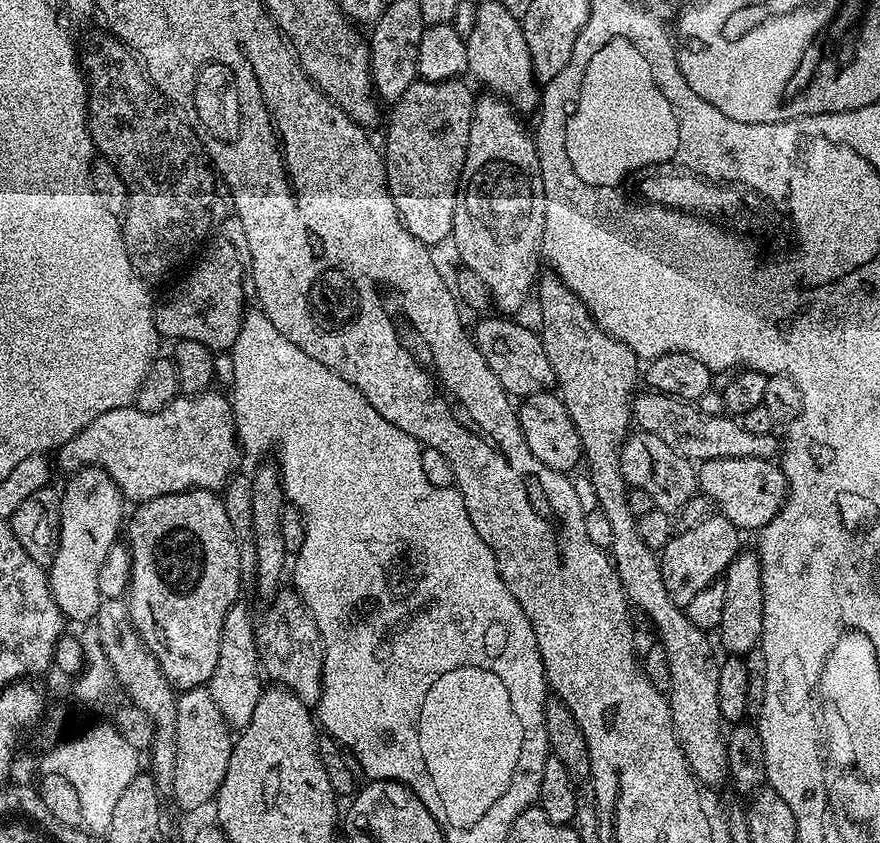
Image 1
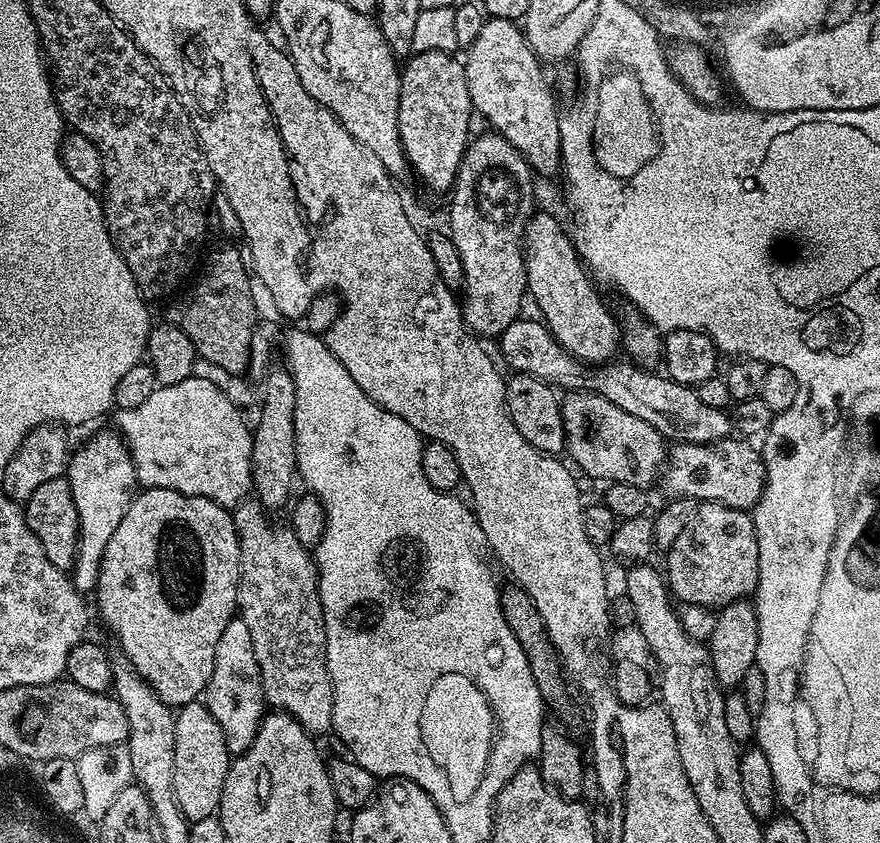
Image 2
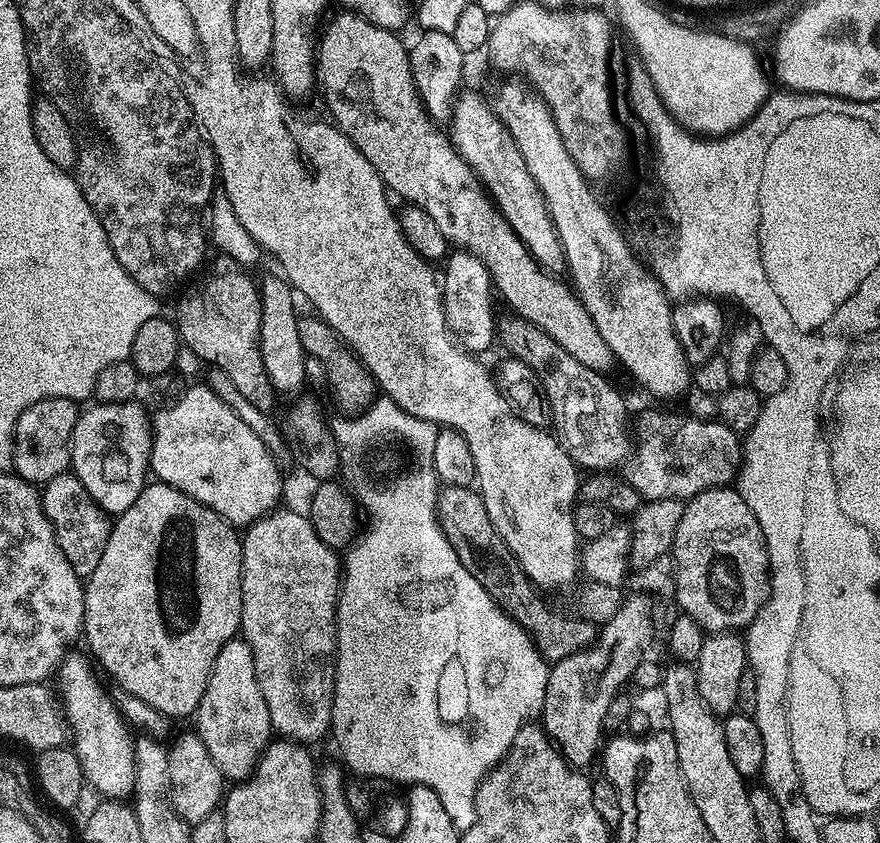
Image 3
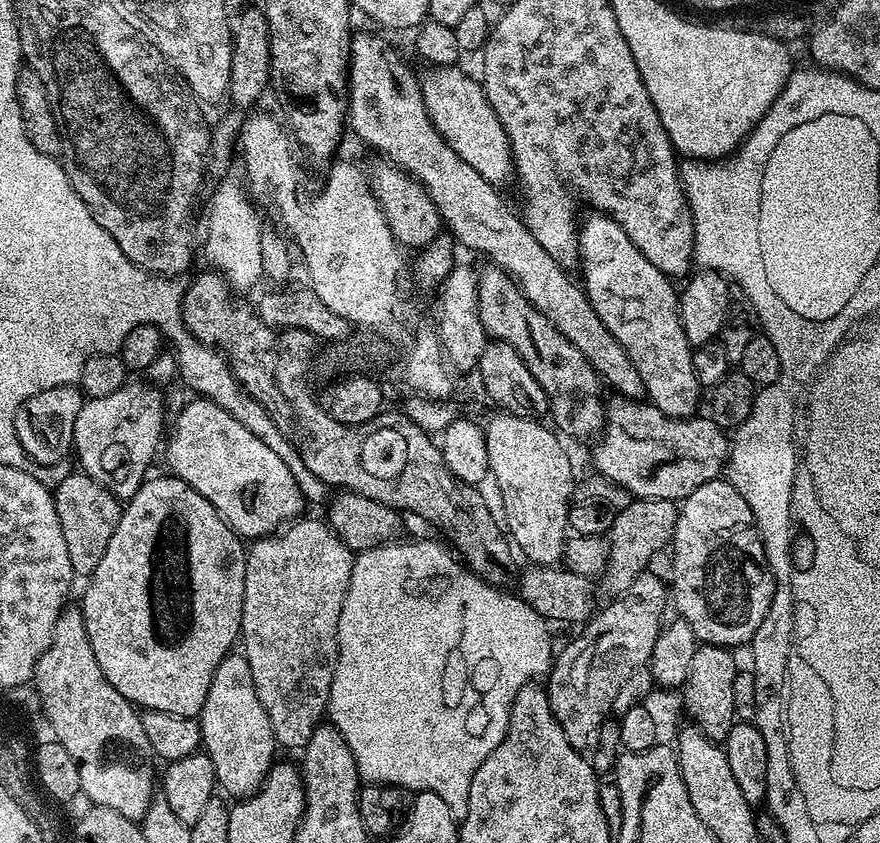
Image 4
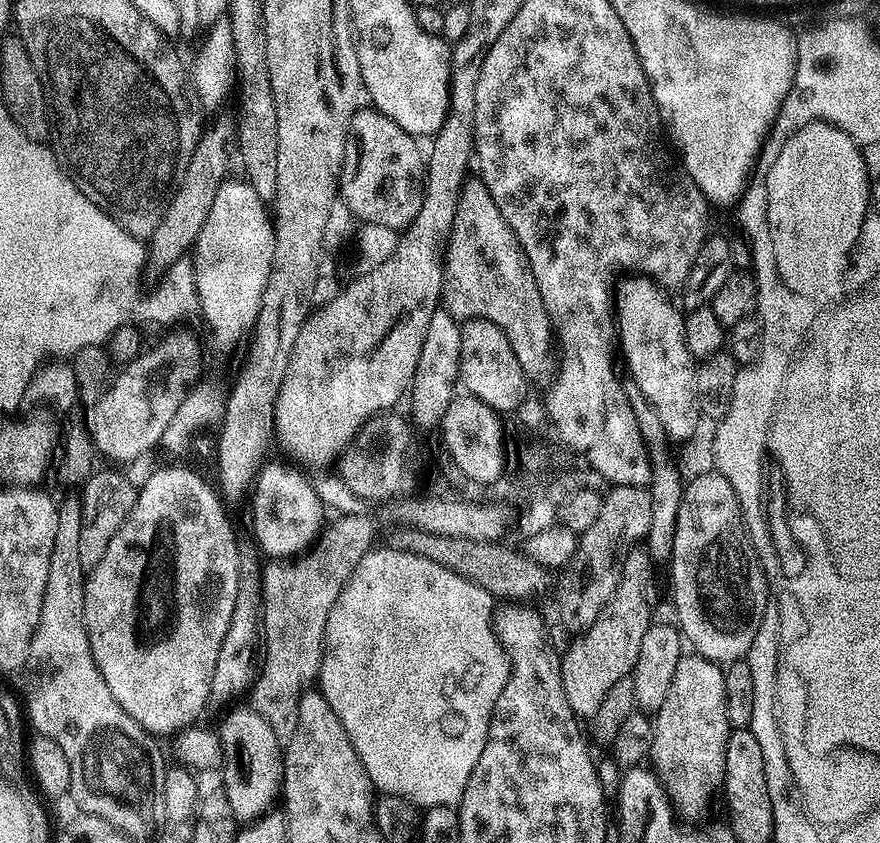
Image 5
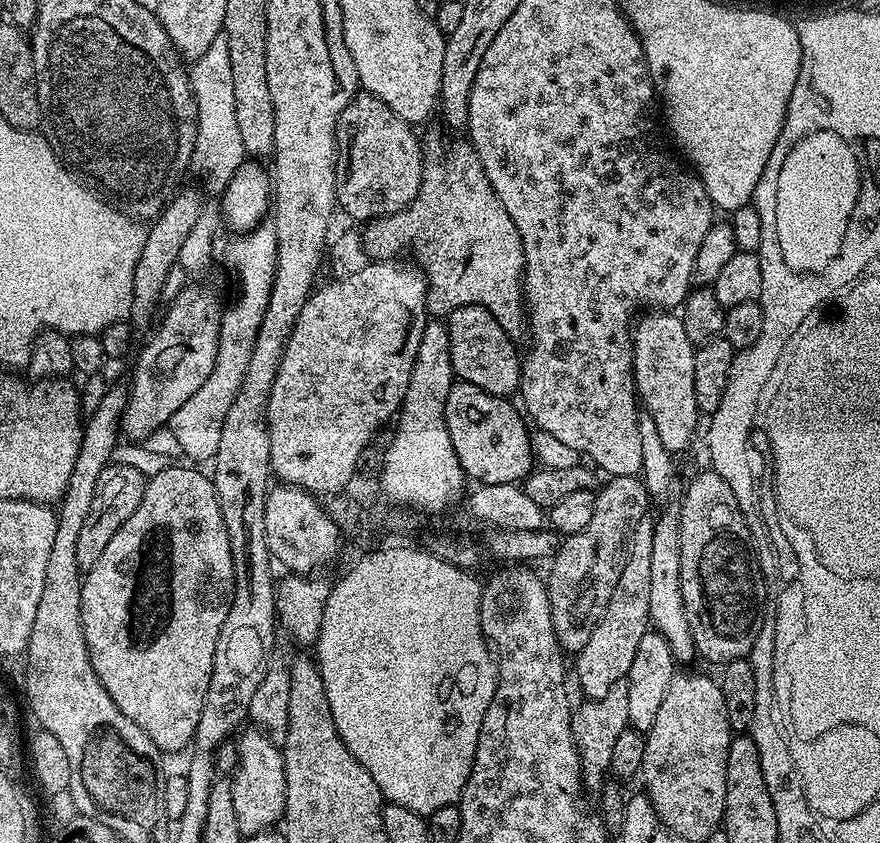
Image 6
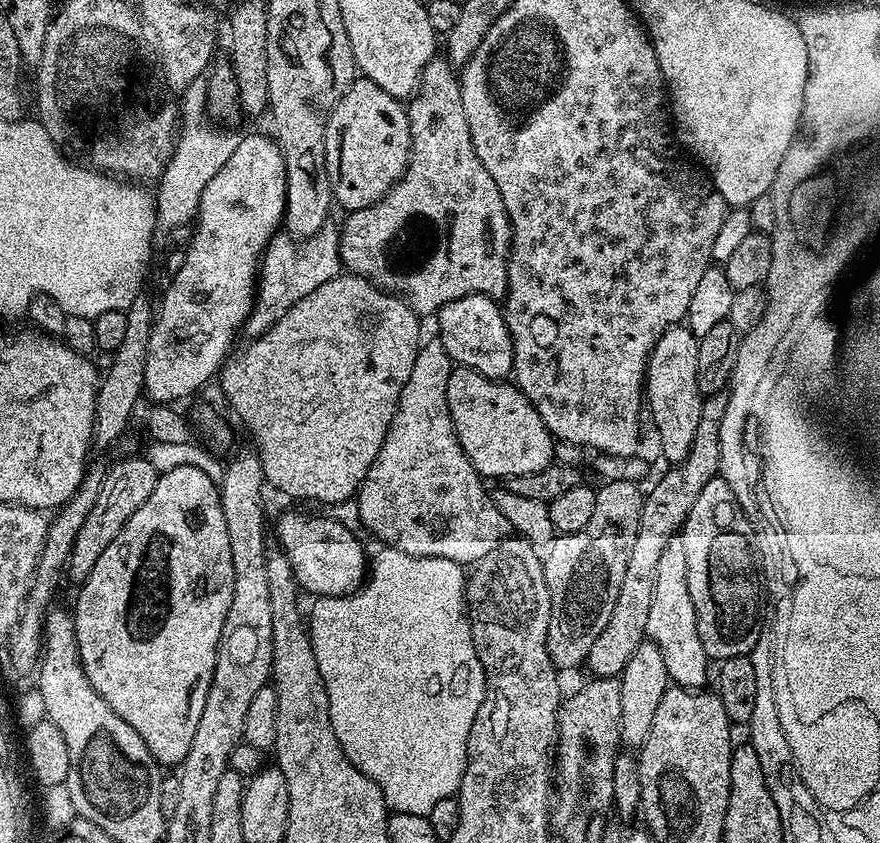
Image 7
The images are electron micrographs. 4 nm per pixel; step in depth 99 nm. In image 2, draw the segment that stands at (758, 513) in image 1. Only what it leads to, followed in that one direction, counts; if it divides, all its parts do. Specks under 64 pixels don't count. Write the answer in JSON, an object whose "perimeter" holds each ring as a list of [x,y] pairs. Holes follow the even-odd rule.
{"perimeter":[[[729,438],[713,444],[671,445],[662,469],[662,485],[669,497],[689,496],[698,502],[725,504],[751,510],[764,489],[764,458],[759,447],[744,438]]]}

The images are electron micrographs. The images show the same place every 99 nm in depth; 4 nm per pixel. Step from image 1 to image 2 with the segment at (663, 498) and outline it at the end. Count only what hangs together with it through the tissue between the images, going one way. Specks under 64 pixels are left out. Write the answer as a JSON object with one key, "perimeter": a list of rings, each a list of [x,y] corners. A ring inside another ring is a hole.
{"perimeter":[[[587,390],[569,391],[560,409],[568,435],[566,452],[572,455],[571,463],[577,469],[580,467],[596,480],[629,483],[647,490],[655,480],[657,483],[661,479],[666,463],[666,441],[654,426],[642,422],[642,418],[634,418],[634,414],[626,414],[626,410],[614,406],[614,402],[604,396]]]}

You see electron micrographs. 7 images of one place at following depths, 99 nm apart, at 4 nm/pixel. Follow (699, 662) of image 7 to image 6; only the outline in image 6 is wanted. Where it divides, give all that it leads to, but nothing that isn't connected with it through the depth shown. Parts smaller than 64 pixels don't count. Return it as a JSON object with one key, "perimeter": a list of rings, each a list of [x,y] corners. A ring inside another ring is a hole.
{"perimeter":[[[664,512],[654,524],[654,547],[650,553],[650,614],[651,627],[666,638],[677,665],[688,666],[698,653],[690,634],[690,622],[686,622],[686,610],[682,602],[680,578],[680,513]]]}

